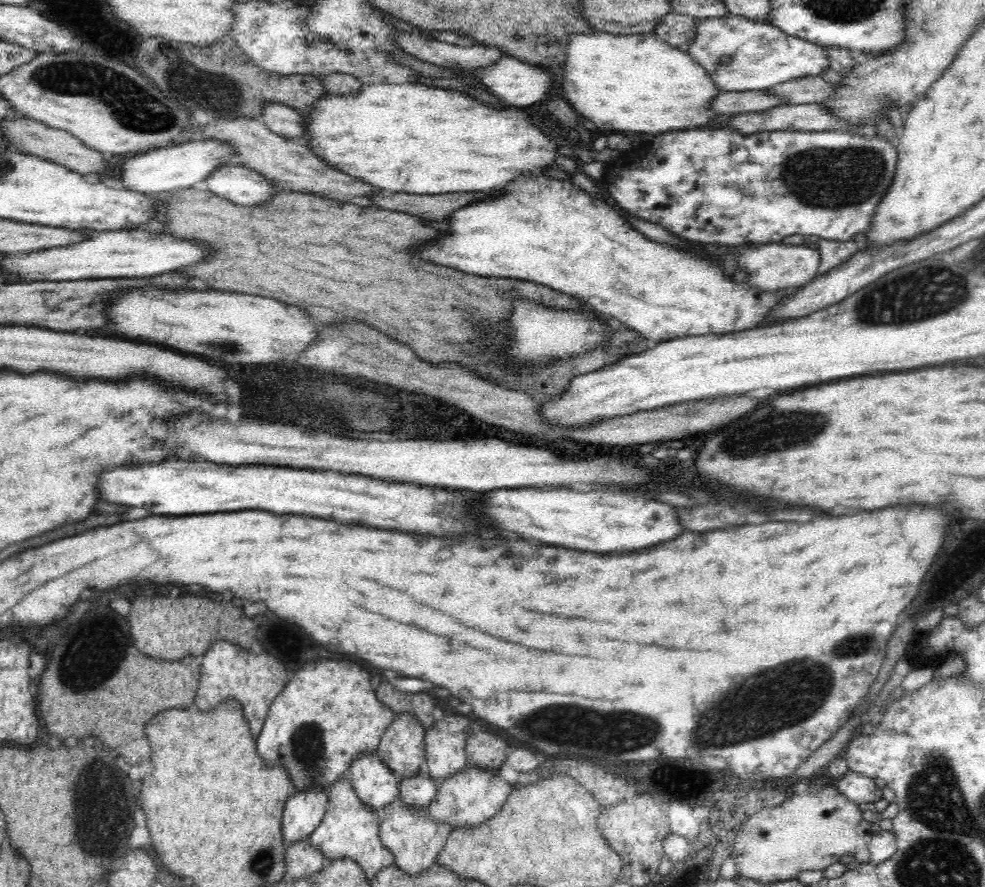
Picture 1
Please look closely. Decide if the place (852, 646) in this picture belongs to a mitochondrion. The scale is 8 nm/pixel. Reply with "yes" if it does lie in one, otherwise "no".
yes

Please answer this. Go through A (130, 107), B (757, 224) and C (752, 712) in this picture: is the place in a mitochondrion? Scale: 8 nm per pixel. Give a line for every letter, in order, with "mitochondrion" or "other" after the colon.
A: mitochondrion
B: other
C: mitochondrion

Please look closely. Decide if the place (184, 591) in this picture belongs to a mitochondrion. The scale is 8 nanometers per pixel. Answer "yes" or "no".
no

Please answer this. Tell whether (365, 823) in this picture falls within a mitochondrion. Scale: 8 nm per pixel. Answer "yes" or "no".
no

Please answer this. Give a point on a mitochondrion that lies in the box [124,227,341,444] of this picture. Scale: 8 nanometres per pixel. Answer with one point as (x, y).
(222, 346)

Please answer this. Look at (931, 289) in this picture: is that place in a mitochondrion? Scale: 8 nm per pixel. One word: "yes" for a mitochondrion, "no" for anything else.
yes

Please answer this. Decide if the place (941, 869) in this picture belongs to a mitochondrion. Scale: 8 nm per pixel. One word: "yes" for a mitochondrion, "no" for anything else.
yes

